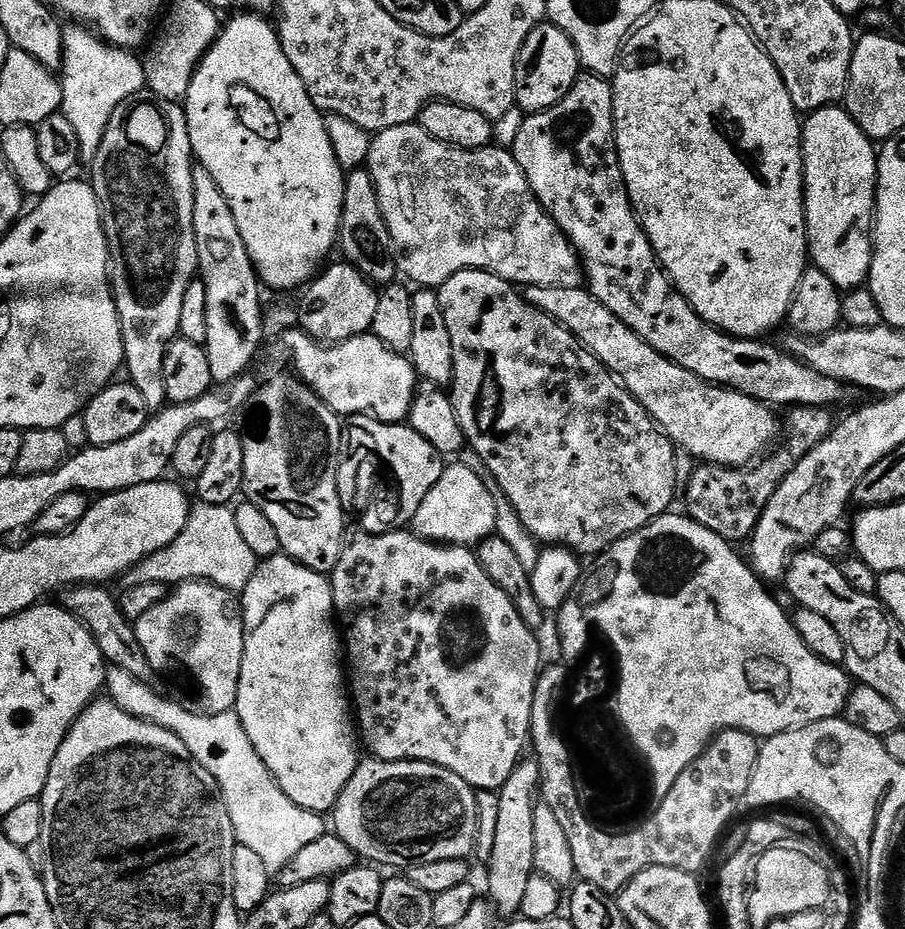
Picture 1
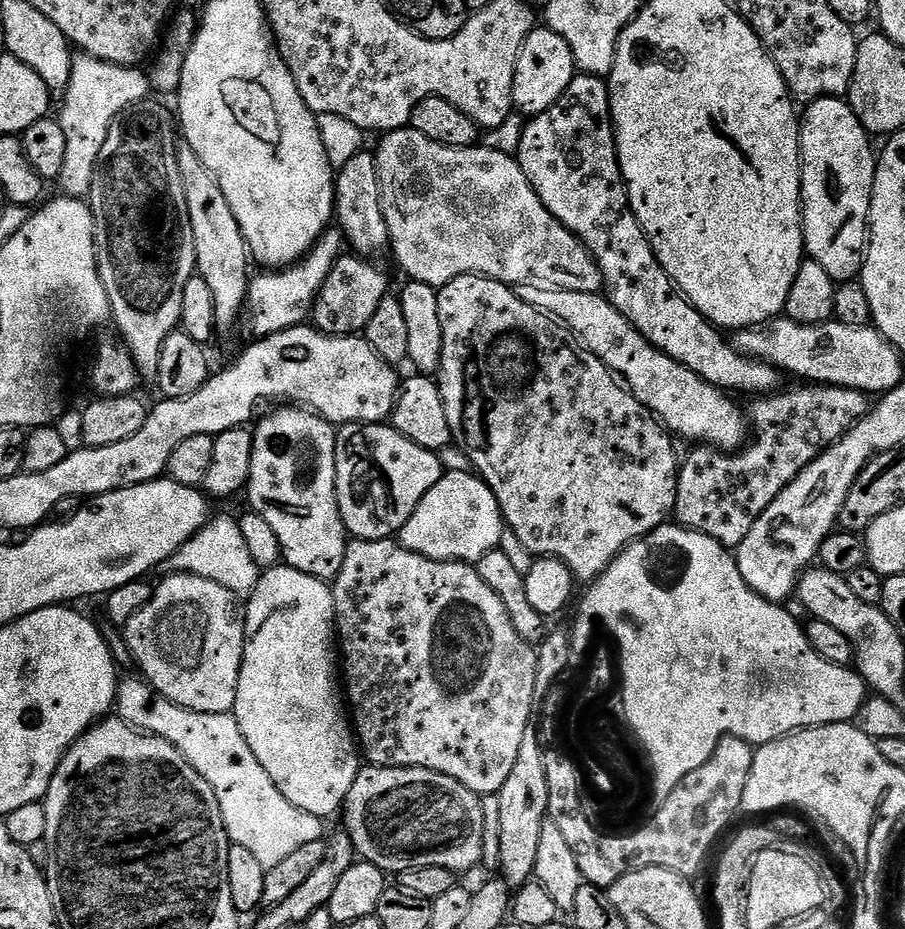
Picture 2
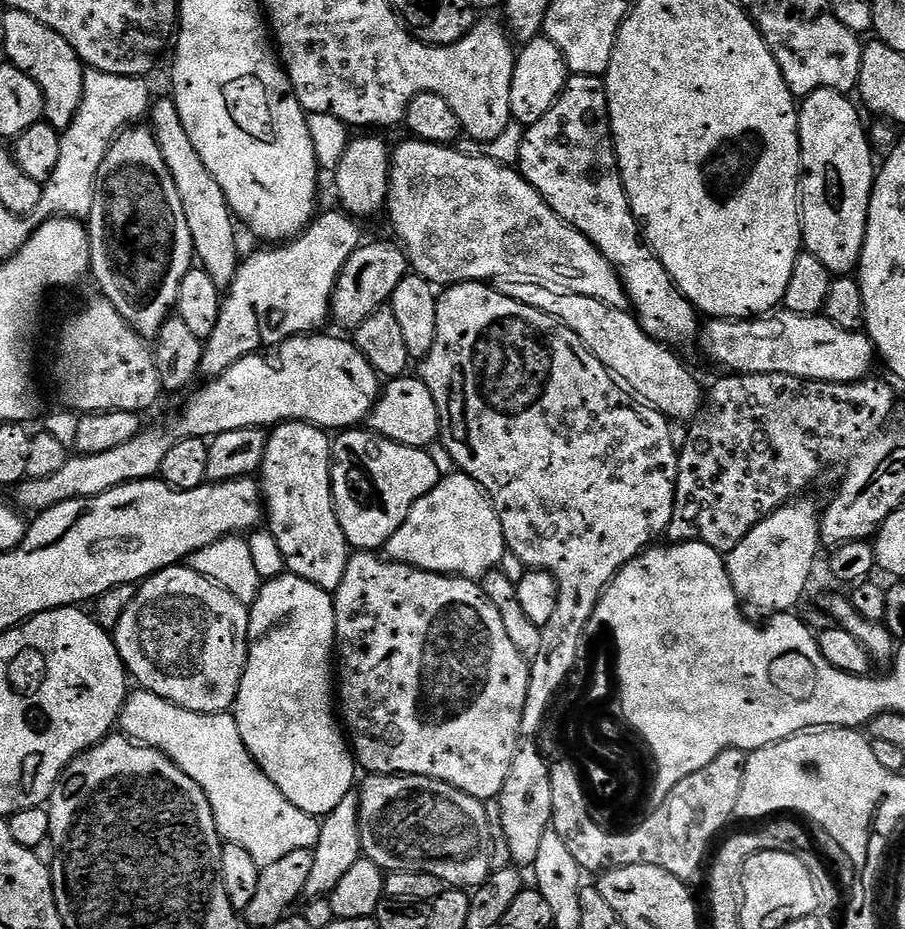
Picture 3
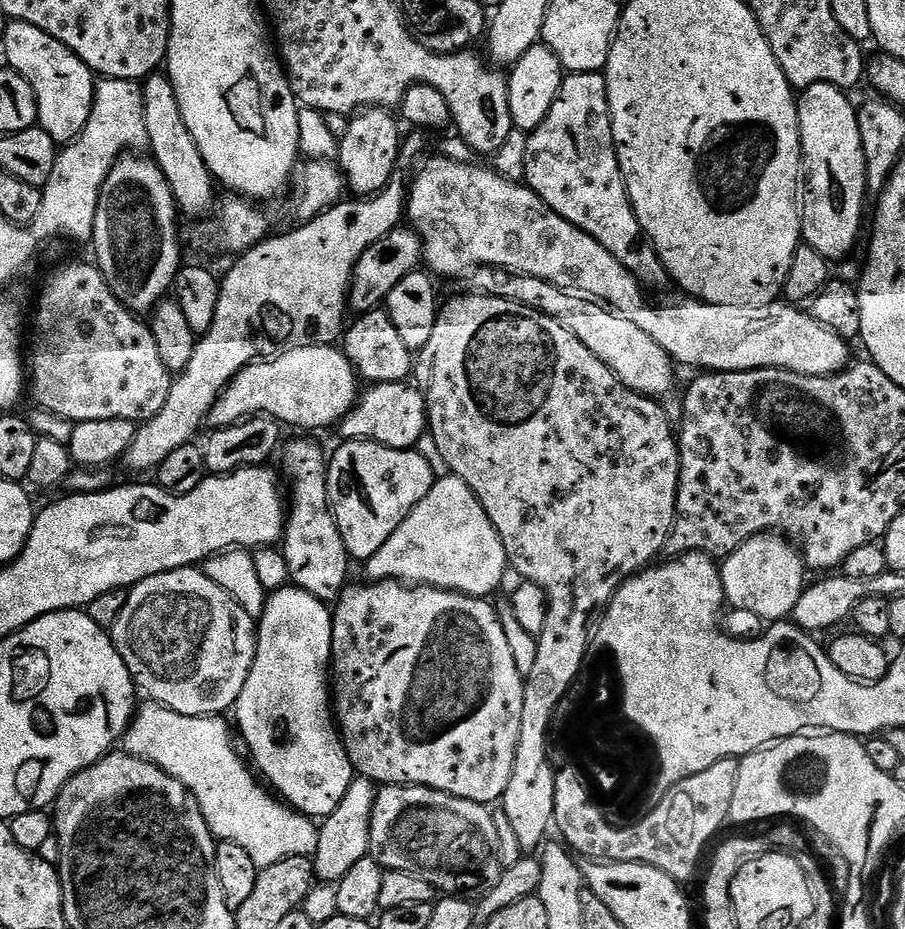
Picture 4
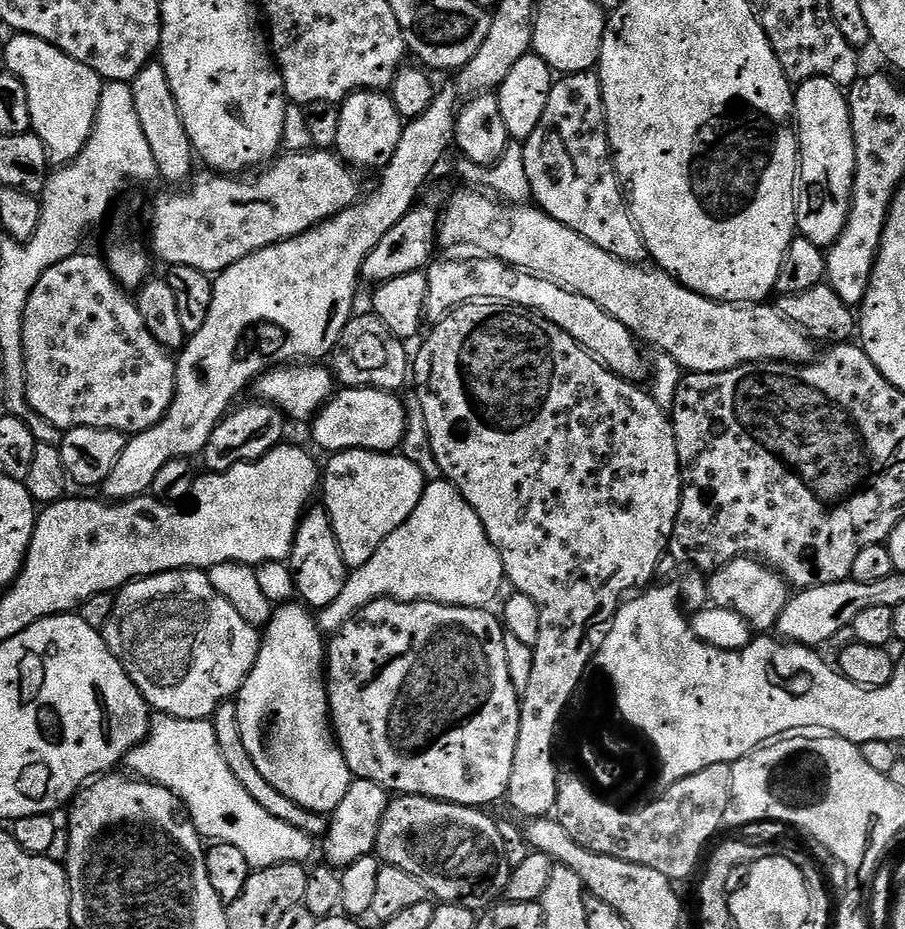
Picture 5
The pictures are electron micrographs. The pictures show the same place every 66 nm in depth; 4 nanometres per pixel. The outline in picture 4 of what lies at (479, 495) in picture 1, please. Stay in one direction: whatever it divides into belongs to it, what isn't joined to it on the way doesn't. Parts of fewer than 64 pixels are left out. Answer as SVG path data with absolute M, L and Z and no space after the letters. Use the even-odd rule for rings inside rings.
M451 474L437 479L430 494L386 538L386 546L366 561L367 579L372 582L398 580L409 586L445 588L481 598L491 597L491 592L499 589L502 574L509 566L502 538L498 538L498 530L482 510L482 502L462 478Z

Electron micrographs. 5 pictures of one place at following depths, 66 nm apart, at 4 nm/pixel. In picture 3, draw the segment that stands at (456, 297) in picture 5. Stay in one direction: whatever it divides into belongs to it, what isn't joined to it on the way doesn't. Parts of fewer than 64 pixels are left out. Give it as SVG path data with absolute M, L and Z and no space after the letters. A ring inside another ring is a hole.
M503 282L499 285L502 294L514 302L522 302L522 306L530 306L534 310L542 310L542 314L550 314L554 319L559 320L606 366L608 371L616 377L621 385L627 386L639 399L646 404L658 409L663 416L669 420L691 421L699 413L702 407L702 388L692 377L692 372L679 360L677 353L667 344L659 344L646 330L642 330L639 320L631 311L623 308L615 308L606 302L598 302L598 298L586 298L582 294L566 294L565 292L555 292L554 290L542 290L542 286L533 286L531 282Z

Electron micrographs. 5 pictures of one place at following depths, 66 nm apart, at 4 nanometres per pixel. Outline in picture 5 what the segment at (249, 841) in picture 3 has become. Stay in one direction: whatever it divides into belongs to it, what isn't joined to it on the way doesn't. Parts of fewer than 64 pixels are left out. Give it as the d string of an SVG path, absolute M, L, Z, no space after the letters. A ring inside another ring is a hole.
M153 715L148 737L124 755L124 764L133 777L170 790L188 809L188 816L205 841L238 846L253 870L279 864L304 864L312 856L313 837L294 830L282 818L266 814L246 794L246 786L234 778L230 766L226 766L226 758L222 758L218 738L214 738L211 719L183 720Z

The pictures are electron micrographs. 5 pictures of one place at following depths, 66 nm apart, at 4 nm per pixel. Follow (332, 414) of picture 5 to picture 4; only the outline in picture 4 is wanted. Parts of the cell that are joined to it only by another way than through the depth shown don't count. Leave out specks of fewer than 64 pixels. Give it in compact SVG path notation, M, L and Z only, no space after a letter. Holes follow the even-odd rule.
M390 382L389 384L372 384L359 393L356 405L351 408L338 425L338 431L344 440L369 440L382 446L390 446L394 450L412 450L420 439L425 439L429 431L428 403L424 400L423 391L408 382Z

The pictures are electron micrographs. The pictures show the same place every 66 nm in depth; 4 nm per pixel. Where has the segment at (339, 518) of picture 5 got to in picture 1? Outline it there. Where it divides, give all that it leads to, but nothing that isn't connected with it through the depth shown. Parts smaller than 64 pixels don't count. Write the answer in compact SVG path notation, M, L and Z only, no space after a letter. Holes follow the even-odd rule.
M349 416L346 420L347 428L342 436L340 450L340 469L336 475L338 494L345 509L352 510L356 499L361 496L369 500L368 508L372 512L364 512L360 516L360 524L369 536L381 536L387 532L398 532L411 525L414 514L418 514L418 506L422 506L422 498L434 490L434 482L442 478L446 467L445 457L440 455L422 434L418 434L407 423L387 424L369 416Z

